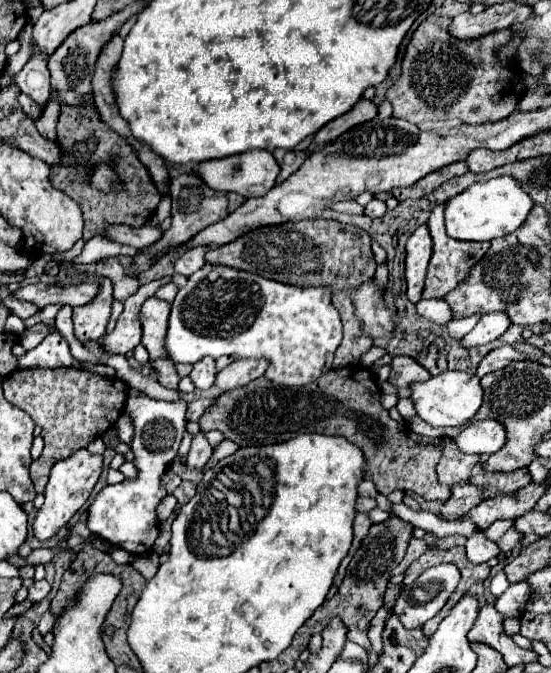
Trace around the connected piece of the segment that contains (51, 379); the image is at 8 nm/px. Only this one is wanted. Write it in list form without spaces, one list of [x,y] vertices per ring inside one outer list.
[[[77,368],[15,370],[3,378],[3,392],[11,404],[25,410],[33,422],[43,428],[45,450],[41,458],[31,464],[31,478],[39,494],[45,492],[51,466],[107,432],[123,414],[127,400],[127,384],[123,380]]]

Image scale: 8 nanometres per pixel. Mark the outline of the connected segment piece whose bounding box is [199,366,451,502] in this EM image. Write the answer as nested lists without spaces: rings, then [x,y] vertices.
[[[351,366],[351,368],[341,368],[341,370],[329,370],[325,372],[317,382],[309,386],[299,386],[299,388],[289,388],[289,386],[277,386],[265,376],[253,380],[251,384],[233,390],[231,394],[221,394],[213,406],[209,406],[203,416],[199,418],[199,426],[203,432],[207,430],[221,430],[225,438],[233,440],[239,446],[261,446],[261,444],[273,444],[273,442],[285,442],[291,440],[299,434],[305,432],[317,432],[317,434],[341,434],[347,440],[351,440],[355,446],[359,446],[367,458],[367,472],[365,478],[373,480],[377,484],[377,490],[385,496],[389,496],[393,490],[403,490],[403,492],[415,492],[425,500],[449,500],[451,490],[447,486],[441,486],[437,482],[435,466],[441,460],[441,440],[433,440],[427,436],[417,436],[413,430],[399,428],[399,422],[389,418],[375,418],[383,416],[383,406],[379,402],[379,386],[373,380],[369,380],[367,374],[359,372],[369,372],[367,368],[361,366]]]

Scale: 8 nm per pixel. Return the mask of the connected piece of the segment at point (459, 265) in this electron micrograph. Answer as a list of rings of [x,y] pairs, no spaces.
[[[445,202],[439,204],[427,222],[427,228],[431,232],[433,238],[433,256],[429,262],[429,270],[427,270],[427,280],[425,280],[425,290],[423,290],[423,298],[443,298],[447,292],[451,292],[469,272],[469,268],[483,258],[483,254],[489,250],[489,244],[485,242],[463,242],[463,240],[453,240],[451,236],[447,236],[445,232]]]

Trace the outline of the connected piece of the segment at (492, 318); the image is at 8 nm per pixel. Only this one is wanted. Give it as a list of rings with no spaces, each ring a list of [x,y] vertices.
[[[505,312],[485,314],[477,322],[477,326],[465,338],[459,340],[459,344],[463,348],[475,348],[475,346],[489,344],[489,342],[497,340],[509,326],[511,326],[511,320],[509,320],[509,316],[505,316]]]

